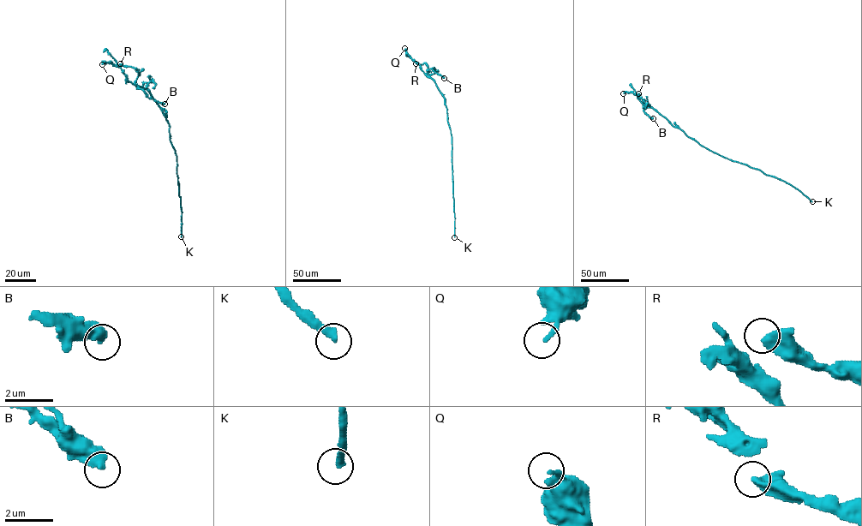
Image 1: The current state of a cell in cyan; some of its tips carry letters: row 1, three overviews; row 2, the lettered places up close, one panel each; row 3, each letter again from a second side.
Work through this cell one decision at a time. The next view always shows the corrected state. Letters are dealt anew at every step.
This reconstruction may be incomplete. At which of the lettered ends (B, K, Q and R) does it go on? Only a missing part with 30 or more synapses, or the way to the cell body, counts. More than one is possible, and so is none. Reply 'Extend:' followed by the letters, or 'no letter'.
Extend: K

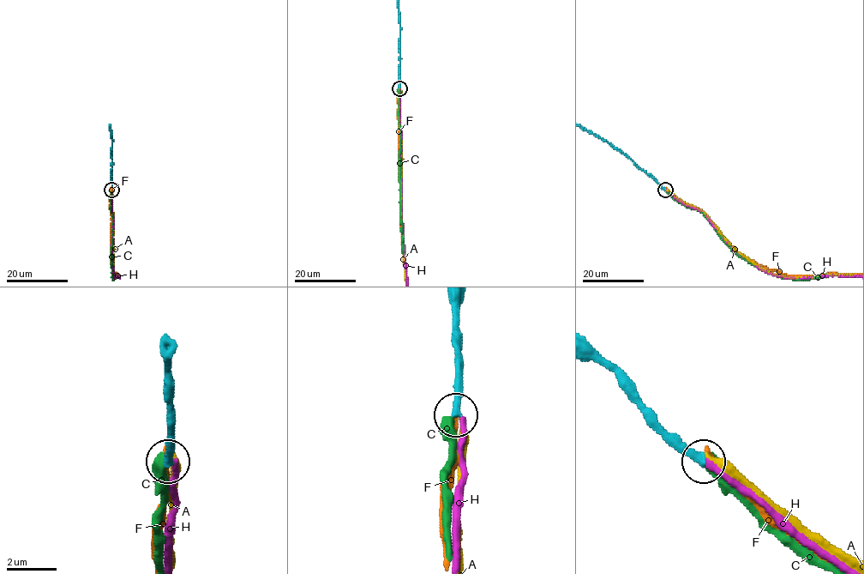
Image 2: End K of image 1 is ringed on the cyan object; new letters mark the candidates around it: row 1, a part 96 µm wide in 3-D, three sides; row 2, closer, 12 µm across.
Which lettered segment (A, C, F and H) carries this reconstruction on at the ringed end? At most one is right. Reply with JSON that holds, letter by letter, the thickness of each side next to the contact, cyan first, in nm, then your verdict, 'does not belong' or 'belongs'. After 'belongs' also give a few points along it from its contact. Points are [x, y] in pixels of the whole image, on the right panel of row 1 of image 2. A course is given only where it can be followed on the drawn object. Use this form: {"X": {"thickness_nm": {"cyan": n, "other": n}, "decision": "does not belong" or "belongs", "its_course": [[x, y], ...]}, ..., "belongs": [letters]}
{"A": {"thickness_nm": {"cyan": 360, "other": 280}, "decision": "does not belong"}, "C": {"thickness_nm": {"cyan": 340, "other": 500}, "decision": "does not belong"}, "F": {"thickness_nm": {"cyan": 360, "other": 240}, "decision": "does not belong"}, "H": {"thickness_nm": {"cyan": 340, "other": 240}, "decision": "does not belong"}, "belongs": []}

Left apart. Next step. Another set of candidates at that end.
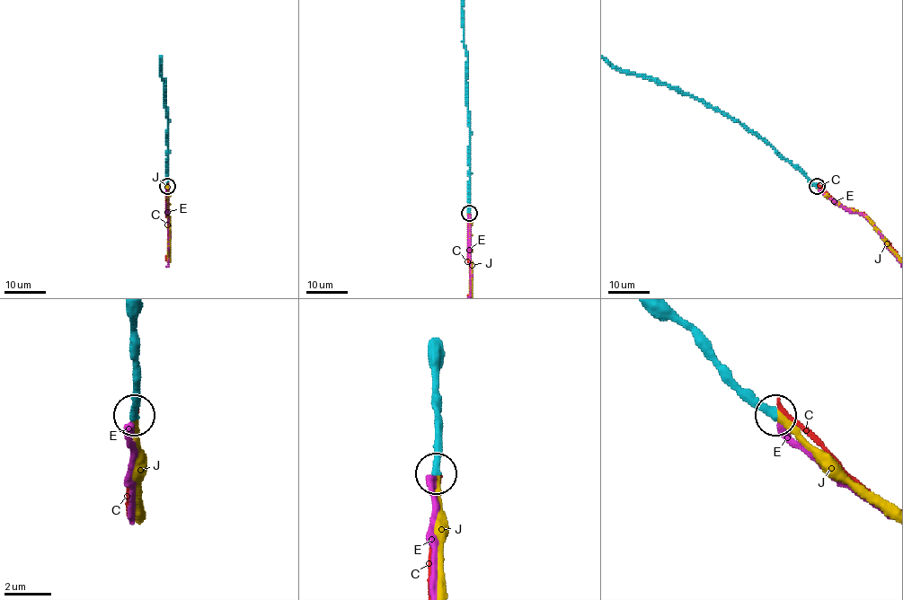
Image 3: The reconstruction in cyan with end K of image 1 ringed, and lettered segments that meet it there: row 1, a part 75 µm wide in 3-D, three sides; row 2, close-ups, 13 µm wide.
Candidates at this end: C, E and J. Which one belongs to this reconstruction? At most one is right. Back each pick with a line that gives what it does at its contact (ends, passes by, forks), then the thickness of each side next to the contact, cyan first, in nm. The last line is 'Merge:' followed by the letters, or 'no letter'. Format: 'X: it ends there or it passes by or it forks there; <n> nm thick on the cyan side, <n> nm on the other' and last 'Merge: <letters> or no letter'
J: it ends there; 340 nm thick on the cyan side, 340 nm on the other
Merge: J

